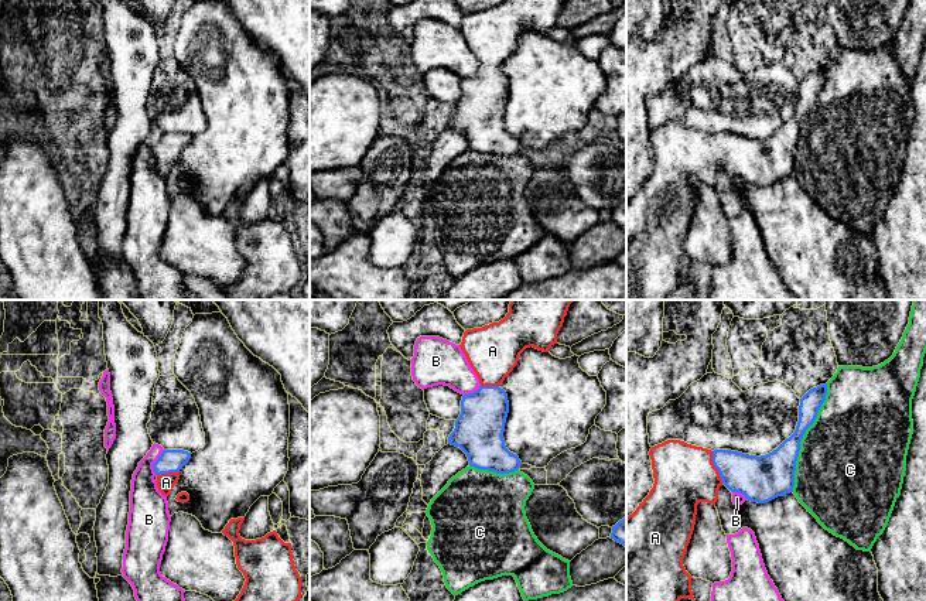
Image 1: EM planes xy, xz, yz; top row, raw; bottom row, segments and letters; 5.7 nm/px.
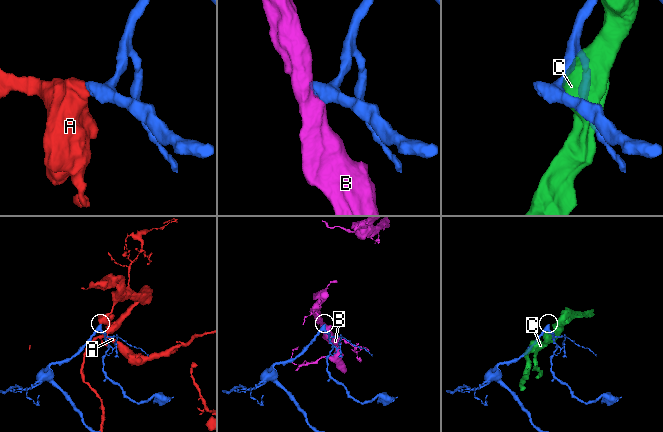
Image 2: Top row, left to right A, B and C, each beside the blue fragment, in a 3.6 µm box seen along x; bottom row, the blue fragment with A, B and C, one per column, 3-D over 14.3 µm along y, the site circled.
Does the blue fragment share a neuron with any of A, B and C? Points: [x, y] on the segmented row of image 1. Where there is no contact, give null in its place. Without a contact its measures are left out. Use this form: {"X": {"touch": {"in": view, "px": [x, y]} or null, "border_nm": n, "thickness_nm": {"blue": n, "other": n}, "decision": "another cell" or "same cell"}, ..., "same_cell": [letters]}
{"A": {"touch": {"in": "yz", "px": [714, 465]}, "border_nm": 200, "thickness_nm": {"blue": 240, "other": 340}, "decision": "same cell"}, "B": {"touch": {"in": "xy", "px": [154, 463]}, "border_nm": 160, "thickness_nm": {"blue": 130, "other": 200}, "decision": "another cell"}, "C": {"touch": {"in": "yz", "px": [802, 437]}, "border_nm": 650, "thickness_nm": {"blue": 220, "other": 480}, "decision": "another cell"}, "same_cell": ["A"]}

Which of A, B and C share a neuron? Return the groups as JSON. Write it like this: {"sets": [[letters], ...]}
{"sets": [["A"], ["B"], ["C"]]}

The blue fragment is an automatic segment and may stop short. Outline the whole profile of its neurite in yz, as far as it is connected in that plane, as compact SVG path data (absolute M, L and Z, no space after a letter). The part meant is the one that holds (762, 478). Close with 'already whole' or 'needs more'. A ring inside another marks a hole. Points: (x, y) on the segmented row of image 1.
M827 383L800 399L795 433L766 455L711 451L680 440L650 448L653 488L626 518L626 601L696 601L683 559L697 505L715 505L722 484L758 503L793 492L800 441L826 395Z; needs more

